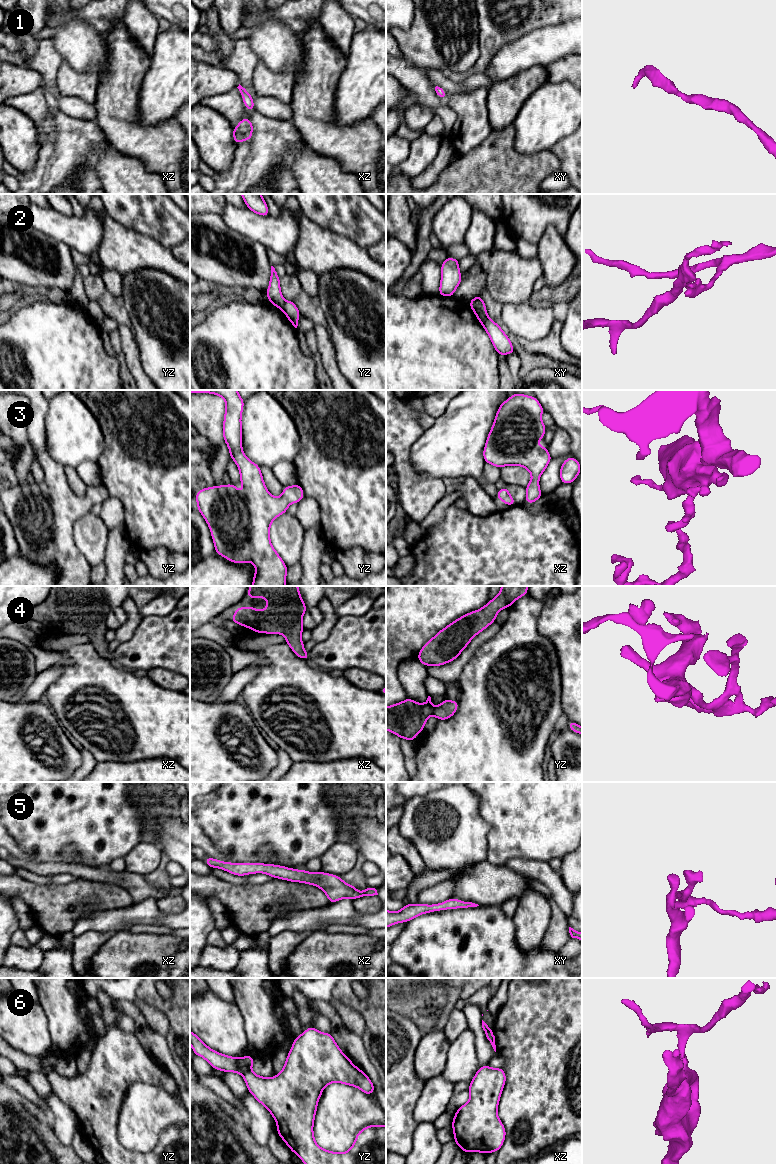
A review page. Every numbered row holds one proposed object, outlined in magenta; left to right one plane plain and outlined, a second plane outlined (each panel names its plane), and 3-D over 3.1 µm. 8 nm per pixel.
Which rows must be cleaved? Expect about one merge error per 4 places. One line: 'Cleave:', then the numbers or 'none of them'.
Cleave: 2, 6

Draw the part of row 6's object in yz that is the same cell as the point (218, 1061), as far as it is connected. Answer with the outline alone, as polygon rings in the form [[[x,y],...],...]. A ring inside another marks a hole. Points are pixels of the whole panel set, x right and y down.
[[[190,1030],[190,1044],[194,1055],[204,1058],[213,1069],[223,1072],[235,1072],[243,1074],[249,1070],[255,1061],[254,1057],[246,1055],[241,1058],[235,1058],[221,1054],[210,1049],[195,1033]]]

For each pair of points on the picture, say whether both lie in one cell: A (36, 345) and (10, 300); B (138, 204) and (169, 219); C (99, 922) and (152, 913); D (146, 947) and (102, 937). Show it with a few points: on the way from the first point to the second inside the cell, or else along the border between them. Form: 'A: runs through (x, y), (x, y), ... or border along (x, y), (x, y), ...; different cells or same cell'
A: border along (27, 300), (18, 304), (11, 311); different cells
B: runs through (146, 209), (161, 219); same cell
C: runs through (112, 919), (139, 914); same cell
D: border along (127, 929), (114, 933), (93, 955); different cells

